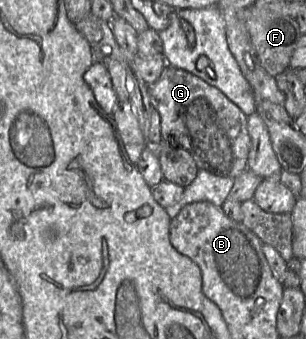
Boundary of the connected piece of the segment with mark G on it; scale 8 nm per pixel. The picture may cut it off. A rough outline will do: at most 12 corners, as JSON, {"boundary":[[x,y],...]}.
{"boundary":[[166,65],[148,85],[163,139],[198,169],[247,167],[247,116],[218,88]]}

